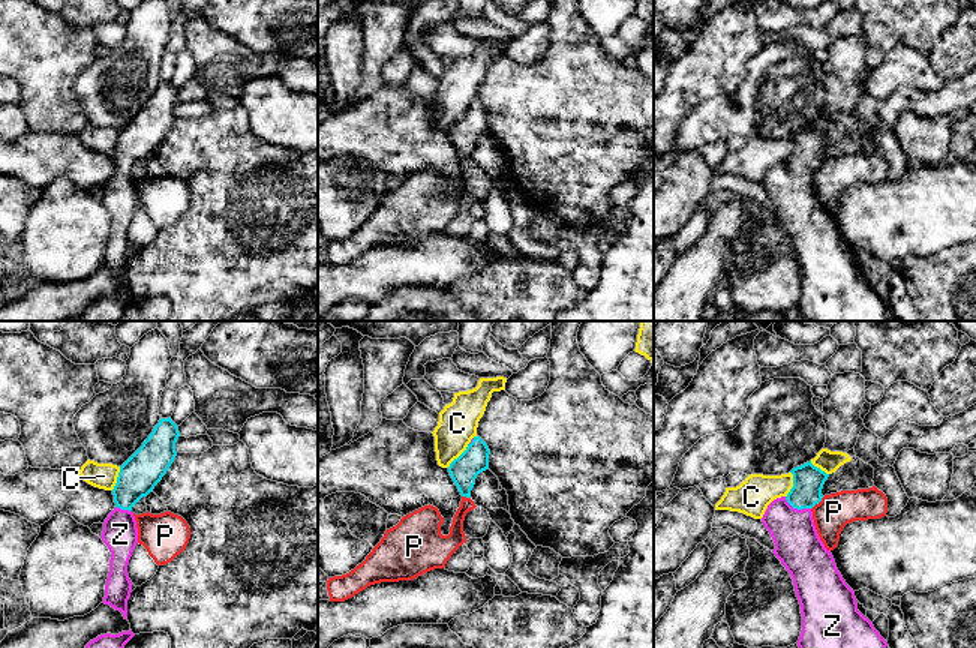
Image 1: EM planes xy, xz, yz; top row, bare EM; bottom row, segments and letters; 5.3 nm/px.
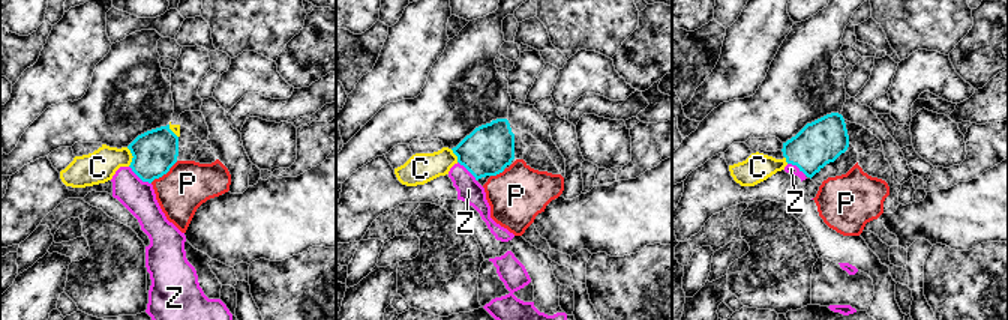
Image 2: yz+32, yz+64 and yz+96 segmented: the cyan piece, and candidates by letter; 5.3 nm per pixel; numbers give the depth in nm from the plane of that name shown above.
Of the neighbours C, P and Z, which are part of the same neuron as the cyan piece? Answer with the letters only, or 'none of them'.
Z

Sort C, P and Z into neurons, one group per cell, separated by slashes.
C / P / Z

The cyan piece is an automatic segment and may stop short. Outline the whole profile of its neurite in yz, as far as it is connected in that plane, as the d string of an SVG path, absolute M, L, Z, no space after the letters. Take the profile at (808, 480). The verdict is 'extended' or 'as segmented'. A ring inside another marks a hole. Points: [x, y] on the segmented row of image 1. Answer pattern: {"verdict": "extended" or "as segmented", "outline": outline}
{"verdict": "extended", "outline": "M810 462L796 466L793 488L786 496L774 500L762 522L769 531L775 556L790 573L801 604L802 632L799 648L886 648L888 642L874 628L873 622L858 610L855 591L846 584L835 560L820 540L811 508L823 498L822 489L829 474Z"}

